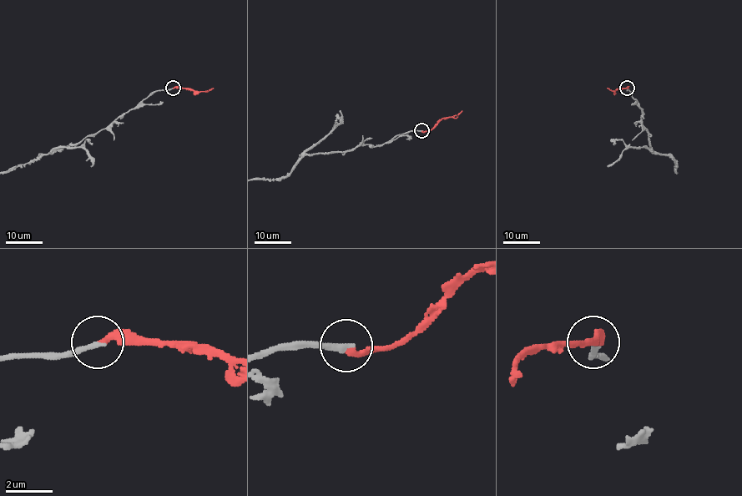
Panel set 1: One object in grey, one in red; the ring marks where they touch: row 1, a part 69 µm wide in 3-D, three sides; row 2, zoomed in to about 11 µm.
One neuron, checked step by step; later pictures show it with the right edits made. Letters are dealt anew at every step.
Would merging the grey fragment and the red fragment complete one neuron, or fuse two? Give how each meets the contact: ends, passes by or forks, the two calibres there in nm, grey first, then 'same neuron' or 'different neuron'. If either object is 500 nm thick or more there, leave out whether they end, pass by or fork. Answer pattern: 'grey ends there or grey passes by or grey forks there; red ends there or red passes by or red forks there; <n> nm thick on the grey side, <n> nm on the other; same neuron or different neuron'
grey ends there; red ends there; 260 nm thick on the grey side, 260 nm on the other; same neuron

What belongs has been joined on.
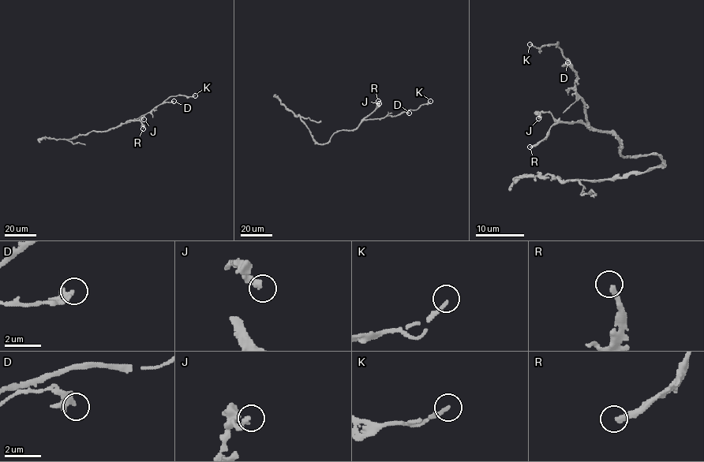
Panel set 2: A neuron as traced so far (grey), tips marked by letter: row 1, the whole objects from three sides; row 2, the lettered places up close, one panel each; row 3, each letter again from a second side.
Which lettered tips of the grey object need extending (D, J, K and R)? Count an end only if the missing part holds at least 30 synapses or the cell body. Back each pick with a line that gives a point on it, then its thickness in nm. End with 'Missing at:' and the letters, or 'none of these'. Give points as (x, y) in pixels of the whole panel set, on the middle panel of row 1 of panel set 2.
R: at (378, 101); 260 nm thick
Missing at: R

